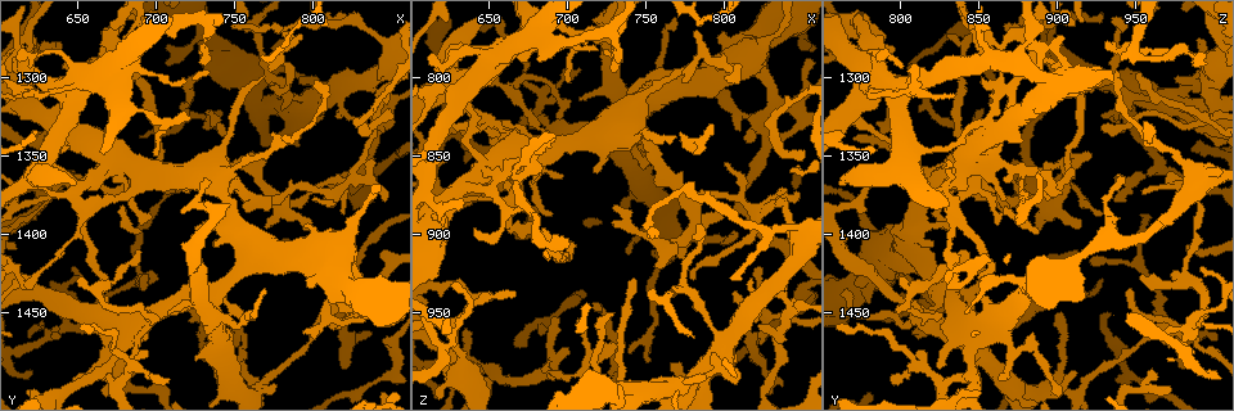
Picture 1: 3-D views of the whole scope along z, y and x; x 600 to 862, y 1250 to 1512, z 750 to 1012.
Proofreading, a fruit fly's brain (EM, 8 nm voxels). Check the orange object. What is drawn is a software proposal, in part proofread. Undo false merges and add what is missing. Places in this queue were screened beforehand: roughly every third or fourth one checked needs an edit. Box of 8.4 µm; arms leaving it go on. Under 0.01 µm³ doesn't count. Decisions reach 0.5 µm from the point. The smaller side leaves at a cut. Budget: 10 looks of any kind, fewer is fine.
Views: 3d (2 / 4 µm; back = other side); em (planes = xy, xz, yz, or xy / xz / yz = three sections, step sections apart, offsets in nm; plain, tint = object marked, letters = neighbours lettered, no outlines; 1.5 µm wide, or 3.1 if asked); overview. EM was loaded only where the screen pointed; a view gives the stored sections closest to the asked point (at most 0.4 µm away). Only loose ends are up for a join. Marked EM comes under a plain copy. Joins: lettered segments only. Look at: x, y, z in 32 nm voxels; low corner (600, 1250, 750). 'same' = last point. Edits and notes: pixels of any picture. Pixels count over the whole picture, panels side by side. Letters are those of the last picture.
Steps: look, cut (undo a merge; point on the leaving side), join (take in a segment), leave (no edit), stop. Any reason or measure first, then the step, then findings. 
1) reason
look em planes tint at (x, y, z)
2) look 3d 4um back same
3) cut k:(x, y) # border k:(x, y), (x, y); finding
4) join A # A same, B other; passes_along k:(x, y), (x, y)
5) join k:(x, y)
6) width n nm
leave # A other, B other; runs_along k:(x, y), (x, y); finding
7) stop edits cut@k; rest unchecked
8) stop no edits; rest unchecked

look 3d 2um at (802, 1302, 798)

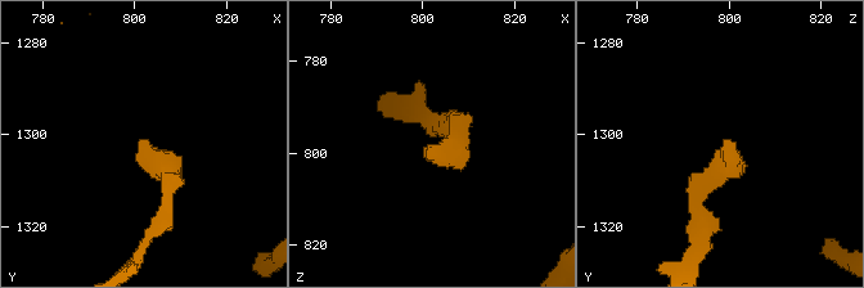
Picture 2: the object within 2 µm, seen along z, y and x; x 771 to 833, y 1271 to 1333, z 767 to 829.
look em xy step 4 letters at (801, 1304, 799)

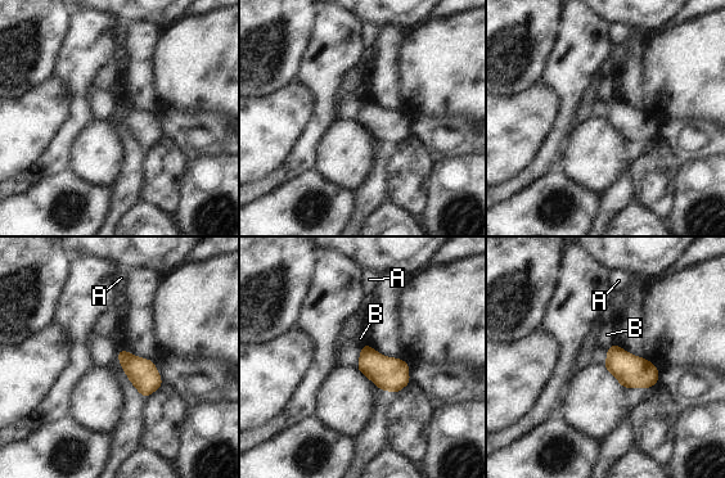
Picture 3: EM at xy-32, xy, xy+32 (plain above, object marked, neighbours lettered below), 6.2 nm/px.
width 160 nm
leave # A other, B other; none of them fits

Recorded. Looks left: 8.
thin end
look em xy step 4 letters at (808, 1440, 834)

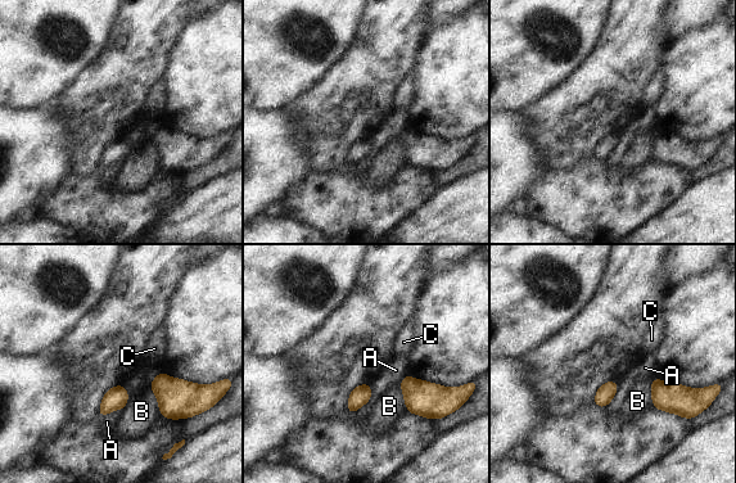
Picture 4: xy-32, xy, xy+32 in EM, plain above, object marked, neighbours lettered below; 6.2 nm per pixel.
leave # A other, B other, C other; border 4:(148, 384), (157, 400), (161, 414); no lettered segment goes on from it

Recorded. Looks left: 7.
look 3d 4um at (668, 1474, 872)

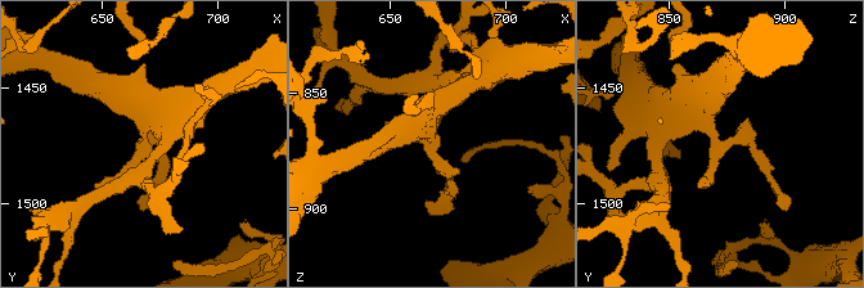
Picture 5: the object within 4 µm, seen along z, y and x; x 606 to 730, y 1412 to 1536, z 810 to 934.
now the EM
look em planes letters at (668, 1474, 871)

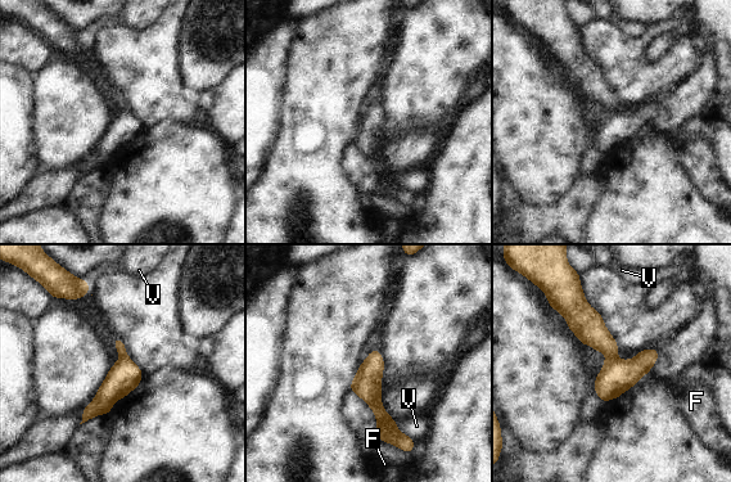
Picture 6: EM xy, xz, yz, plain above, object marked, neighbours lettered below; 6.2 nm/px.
width 180 nm
leave # F other, V other; border 6:(395, 422), (395, 426), (413, 440); all the same neuron

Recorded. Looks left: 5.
tapers out
look em xz step 4 tint at (688, 1398, 886)

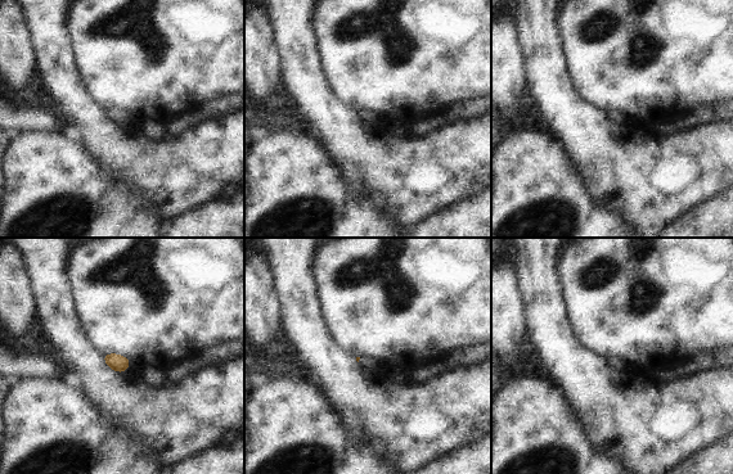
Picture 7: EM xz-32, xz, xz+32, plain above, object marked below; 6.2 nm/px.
cut it another way
look em planes letters same

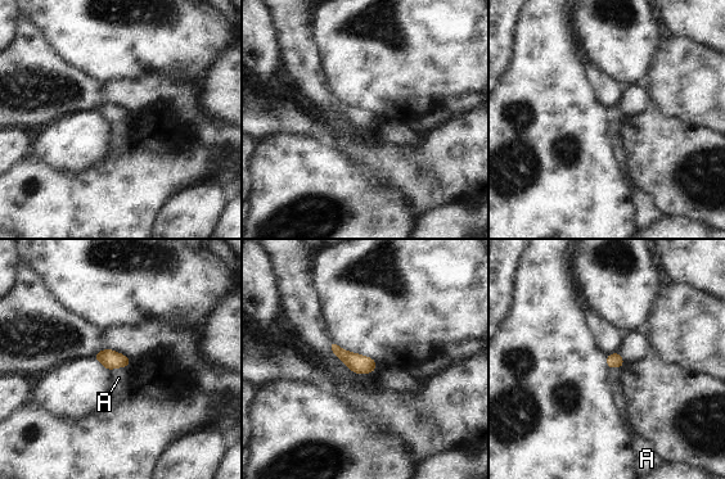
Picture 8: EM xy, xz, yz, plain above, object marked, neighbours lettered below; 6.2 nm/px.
width 90 nm; longest_contact A 110 nm
join A # A same; it goes on there

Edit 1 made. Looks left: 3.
stop edits join@8; rest unchecked

